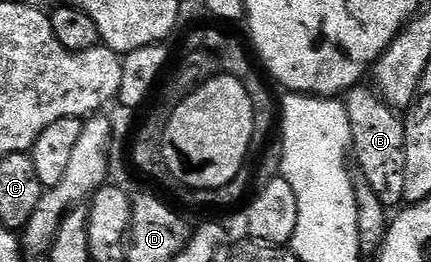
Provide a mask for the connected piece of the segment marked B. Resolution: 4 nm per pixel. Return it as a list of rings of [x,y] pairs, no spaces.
[[[355,86],[345,93],[344,103],[350,123],[353,159],[358,159],[360,175],[372,186],[376,198],[387,210],[394,210],[404,201],[404,130],[403,117],[391,108],[373,87]]]

